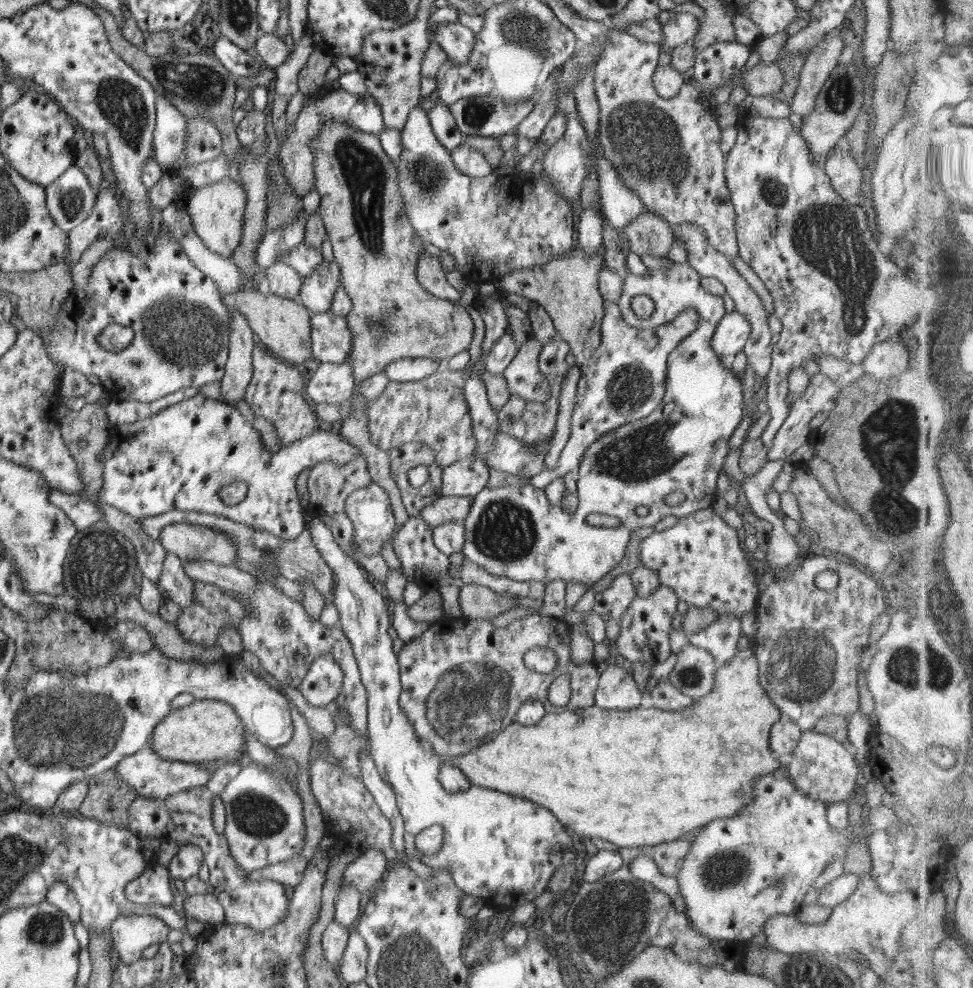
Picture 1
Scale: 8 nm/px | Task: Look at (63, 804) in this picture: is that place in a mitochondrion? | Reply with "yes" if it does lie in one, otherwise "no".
no

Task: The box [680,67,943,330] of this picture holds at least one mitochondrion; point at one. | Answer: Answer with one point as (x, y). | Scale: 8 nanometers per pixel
(841, 95)

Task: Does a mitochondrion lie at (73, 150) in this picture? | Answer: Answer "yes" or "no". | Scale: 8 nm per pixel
no

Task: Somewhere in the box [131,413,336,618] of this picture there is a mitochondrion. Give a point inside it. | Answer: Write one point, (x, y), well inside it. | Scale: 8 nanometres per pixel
(166, 452)

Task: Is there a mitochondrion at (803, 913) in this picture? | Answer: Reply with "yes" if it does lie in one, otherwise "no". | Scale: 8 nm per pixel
no

